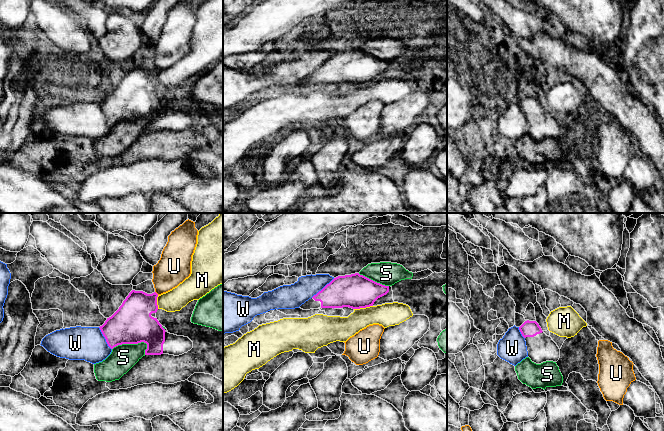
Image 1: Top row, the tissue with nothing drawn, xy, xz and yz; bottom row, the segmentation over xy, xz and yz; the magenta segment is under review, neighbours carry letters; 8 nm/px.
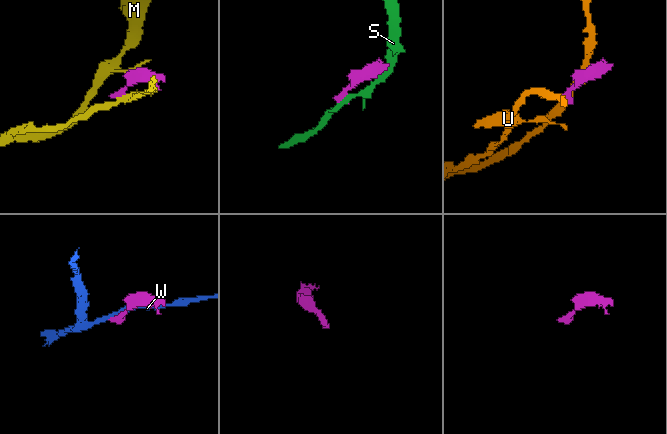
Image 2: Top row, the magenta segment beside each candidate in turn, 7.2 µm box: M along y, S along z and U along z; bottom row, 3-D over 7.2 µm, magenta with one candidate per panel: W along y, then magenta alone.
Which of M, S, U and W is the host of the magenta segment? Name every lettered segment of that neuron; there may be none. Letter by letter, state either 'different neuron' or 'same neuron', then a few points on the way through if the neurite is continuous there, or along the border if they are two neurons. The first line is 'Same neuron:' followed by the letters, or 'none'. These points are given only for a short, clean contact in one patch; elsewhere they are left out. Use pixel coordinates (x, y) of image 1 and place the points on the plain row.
Same neuron: none
M: different neuron; border xz (372, 81), (354, 85)
S: different neuron
U: different neuron
W: different neuron; border xz (334, 54), (311, 73)

